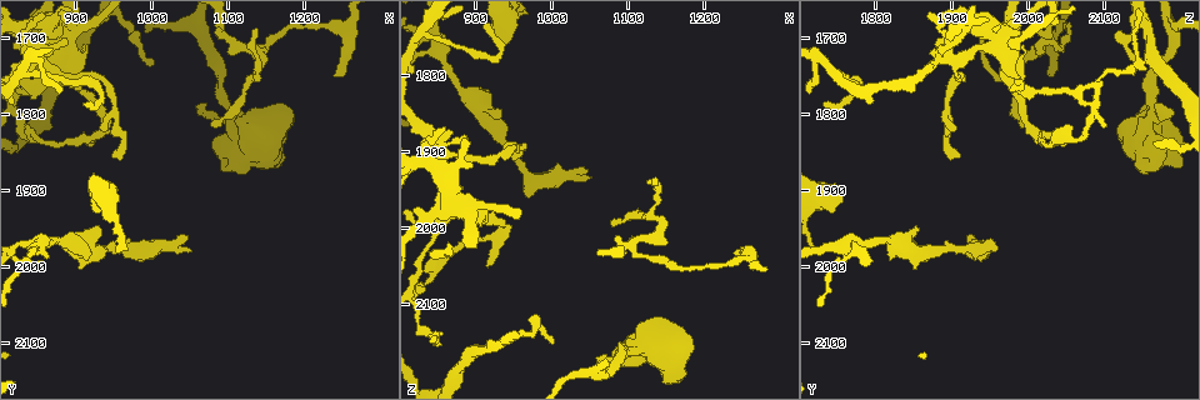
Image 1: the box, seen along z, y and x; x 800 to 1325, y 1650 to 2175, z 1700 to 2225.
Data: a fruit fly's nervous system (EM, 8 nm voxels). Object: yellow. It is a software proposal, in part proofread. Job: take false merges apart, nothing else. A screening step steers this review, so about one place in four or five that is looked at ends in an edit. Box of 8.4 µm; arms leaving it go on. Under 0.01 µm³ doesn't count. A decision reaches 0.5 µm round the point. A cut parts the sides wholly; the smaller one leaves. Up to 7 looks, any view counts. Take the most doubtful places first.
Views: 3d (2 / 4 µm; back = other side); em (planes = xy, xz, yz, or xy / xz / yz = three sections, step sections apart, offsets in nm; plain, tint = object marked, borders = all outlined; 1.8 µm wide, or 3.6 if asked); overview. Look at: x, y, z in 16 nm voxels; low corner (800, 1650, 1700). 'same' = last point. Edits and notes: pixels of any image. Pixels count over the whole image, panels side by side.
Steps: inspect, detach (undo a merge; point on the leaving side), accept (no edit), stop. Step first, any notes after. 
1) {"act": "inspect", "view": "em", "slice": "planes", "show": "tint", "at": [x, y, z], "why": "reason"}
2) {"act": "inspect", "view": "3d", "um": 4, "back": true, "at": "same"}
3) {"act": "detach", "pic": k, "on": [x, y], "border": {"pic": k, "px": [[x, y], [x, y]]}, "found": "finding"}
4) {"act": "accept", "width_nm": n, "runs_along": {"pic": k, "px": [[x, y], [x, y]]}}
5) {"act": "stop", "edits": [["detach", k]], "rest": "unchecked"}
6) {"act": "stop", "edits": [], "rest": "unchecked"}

{"act": "inspect", "view": "3d", "um": 2, "at": [1240, 1690, 2035], "why": "abrupt turn"}

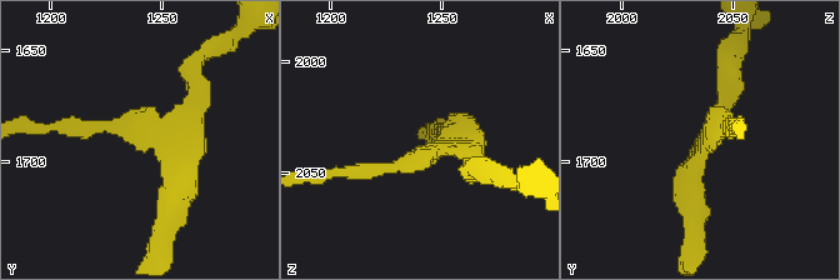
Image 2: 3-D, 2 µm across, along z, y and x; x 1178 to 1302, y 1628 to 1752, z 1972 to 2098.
{"act": "inspect", "view": "em", "slice": "xy", "step": 8, "show": "plain", "at": [1242, 1687, 2040], "arms": 3}

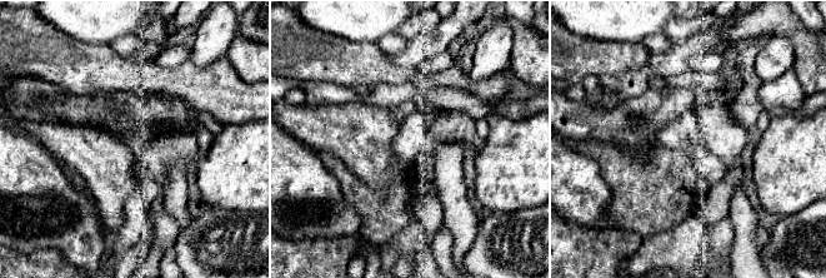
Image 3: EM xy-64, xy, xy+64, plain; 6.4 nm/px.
{"act": "inspect", "view": "em", "slice": "xy", "step": 8, "show": "borders", "at": "same", "why": "what lies round it"}

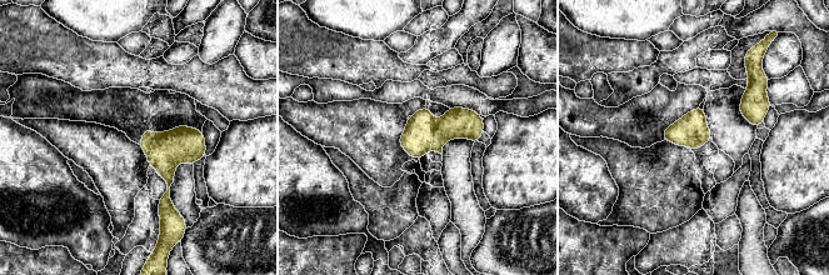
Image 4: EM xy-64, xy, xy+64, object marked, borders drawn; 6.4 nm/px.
{"act": "detach", "pic": 4, "on": [420, 133], "found": "two neurons meet here"}

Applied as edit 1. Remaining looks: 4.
{"act": "inspect", "view": "overview"}

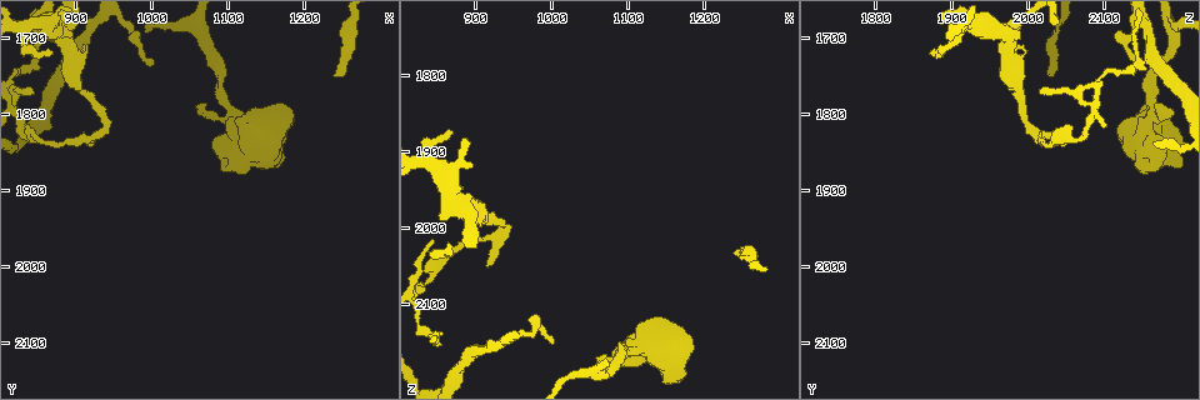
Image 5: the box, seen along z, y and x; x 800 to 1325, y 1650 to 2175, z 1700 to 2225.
{"act": "inspect", "view": "3d", "um": 2, "at": [1060, 1690, 2190]}

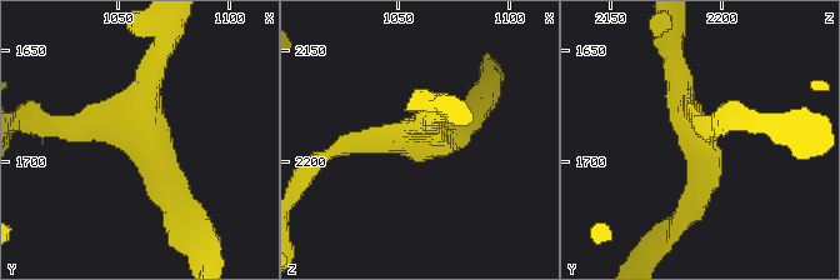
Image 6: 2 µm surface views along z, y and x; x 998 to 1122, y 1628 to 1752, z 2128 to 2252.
{"act": "inspect", "view": "em", "slice": "xy", "step": 8, "show": "tint", "at": [1063, 1691, 2190], "why": "need the tissue"}

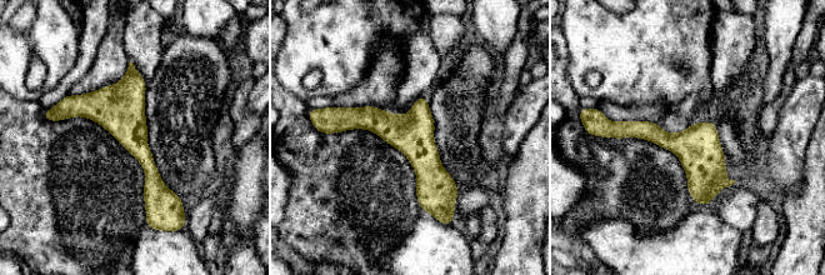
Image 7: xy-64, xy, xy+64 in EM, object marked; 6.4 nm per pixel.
{"act": "inspect", "view": "em", "slice": "planes", "show": "tint", "at": "same", "why": "another direction"}

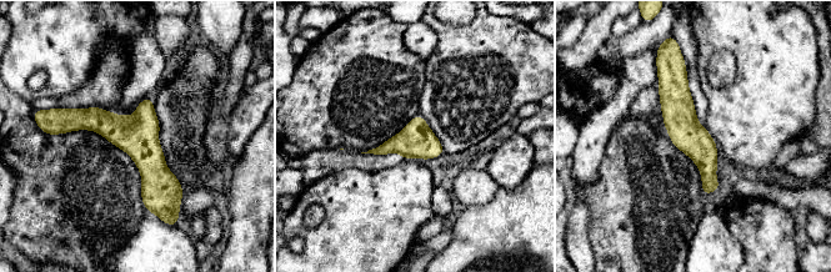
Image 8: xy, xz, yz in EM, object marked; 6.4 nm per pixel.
{"act": "accept", "runs_along": {"pic": 8, "px": [[61, 126], [114, 127], [178, 201]]}, "found": "one neuron here"}

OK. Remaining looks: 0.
{"act": "stop", "edits": [["detach", 4]], "rest": "unchecked"}

